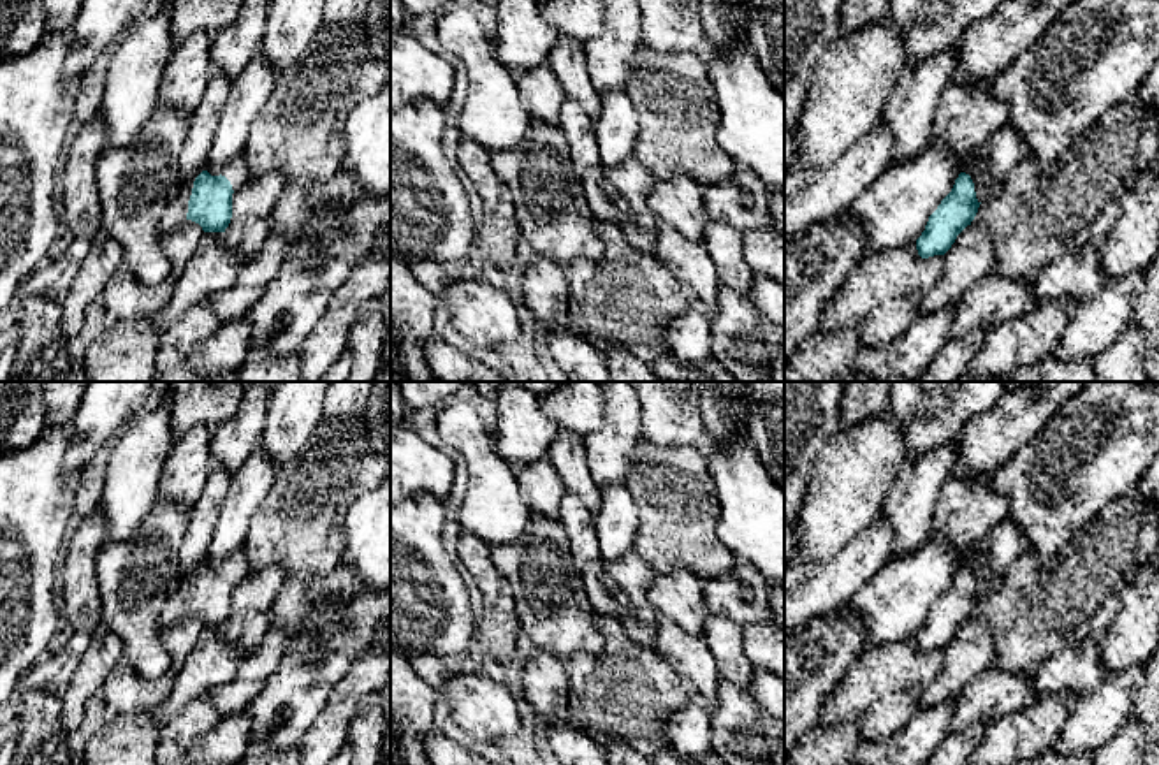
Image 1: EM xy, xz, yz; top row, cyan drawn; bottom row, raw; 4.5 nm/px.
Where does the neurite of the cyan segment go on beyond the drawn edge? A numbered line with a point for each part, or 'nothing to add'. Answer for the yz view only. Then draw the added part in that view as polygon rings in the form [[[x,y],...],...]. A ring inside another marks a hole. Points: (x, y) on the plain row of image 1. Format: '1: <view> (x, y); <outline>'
1: yz (991, 560); [[[1006,515],[980,543],[964,552],[962,565],[971,570],[978,596],[1002,582],[1015,561],[1029,550],[1020,526]]]

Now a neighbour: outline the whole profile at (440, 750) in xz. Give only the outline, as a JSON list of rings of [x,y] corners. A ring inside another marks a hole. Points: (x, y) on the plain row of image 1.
[[[438,728],[424,735],[424,753],[431,765],[494,765],[468,747],[454,742]]]

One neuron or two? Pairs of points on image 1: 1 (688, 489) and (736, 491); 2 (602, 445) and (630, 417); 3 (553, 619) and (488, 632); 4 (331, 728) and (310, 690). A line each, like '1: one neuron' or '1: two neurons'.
1: two neurons
2: one neuron
3: two neurons
4: two neurons

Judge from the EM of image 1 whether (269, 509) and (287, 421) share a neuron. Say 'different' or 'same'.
different

